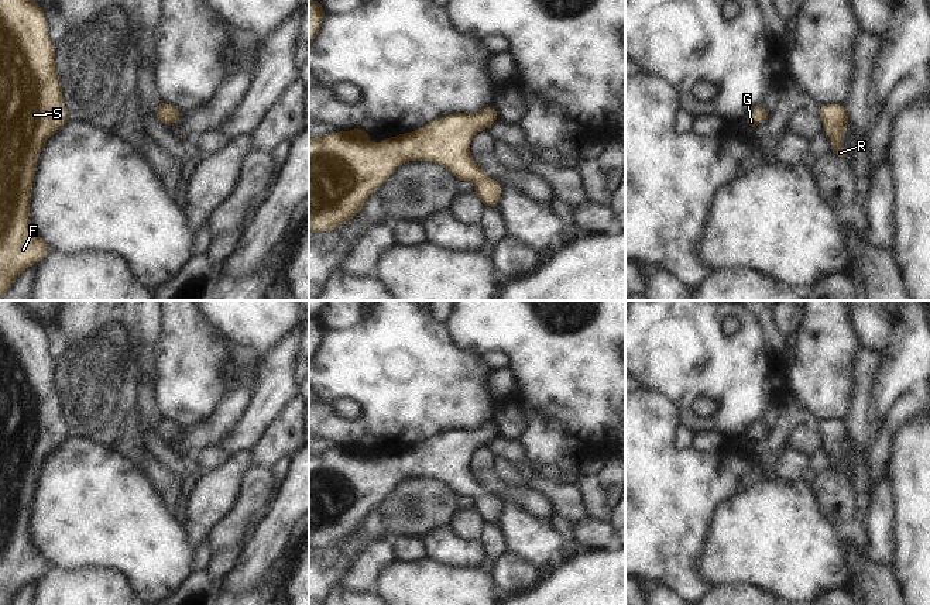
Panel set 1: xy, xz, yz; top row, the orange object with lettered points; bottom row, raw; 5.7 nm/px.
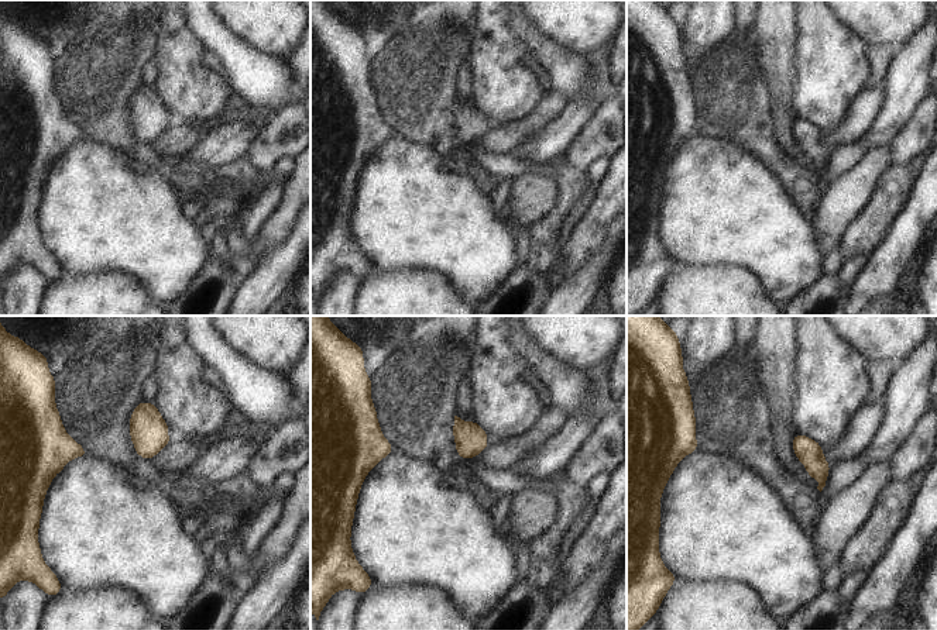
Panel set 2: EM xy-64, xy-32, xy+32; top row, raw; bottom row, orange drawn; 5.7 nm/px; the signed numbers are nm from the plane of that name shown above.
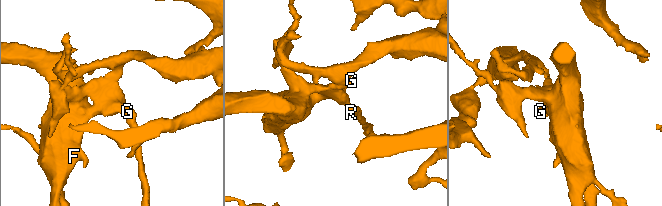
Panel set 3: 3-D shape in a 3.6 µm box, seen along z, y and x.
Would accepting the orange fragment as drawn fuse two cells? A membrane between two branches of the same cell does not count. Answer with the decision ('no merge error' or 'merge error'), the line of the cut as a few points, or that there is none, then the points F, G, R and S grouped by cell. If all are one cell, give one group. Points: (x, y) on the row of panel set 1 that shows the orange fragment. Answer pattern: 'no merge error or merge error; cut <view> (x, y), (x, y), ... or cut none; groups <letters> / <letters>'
no merge error; cut none; groups F G R S

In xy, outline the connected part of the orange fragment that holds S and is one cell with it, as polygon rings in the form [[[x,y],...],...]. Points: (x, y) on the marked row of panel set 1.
[[[0,0],[0,299],[25,268],[42,261],[49,251],[30,221],[31,189],[40,152],[68,120],[55,68],[55,44],[48,39],[45,10],[34,0]]]

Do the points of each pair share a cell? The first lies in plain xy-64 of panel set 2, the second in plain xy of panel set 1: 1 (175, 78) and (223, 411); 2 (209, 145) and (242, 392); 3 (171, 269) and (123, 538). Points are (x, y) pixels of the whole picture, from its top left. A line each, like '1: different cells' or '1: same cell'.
1: different cells
2: different cells
3: same cell

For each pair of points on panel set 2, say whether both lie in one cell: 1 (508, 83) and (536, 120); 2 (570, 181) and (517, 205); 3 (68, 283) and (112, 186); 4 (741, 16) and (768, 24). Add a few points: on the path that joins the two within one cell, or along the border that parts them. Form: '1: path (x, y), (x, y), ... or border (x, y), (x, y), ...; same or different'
1: border (546, 92), (527, 116), (501, 124); different
2: border (555, 178), (556, 202), (541, 217); different
3: border (62, 271), (69, 274), (105, 272); different
4: border (755, 14), (755, 24), (752, 27); different

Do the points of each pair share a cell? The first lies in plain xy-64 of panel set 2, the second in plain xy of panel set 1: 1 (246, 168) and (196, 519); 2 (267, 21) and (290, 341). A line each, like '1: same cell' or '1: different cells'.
1: different cells
2: different cells

